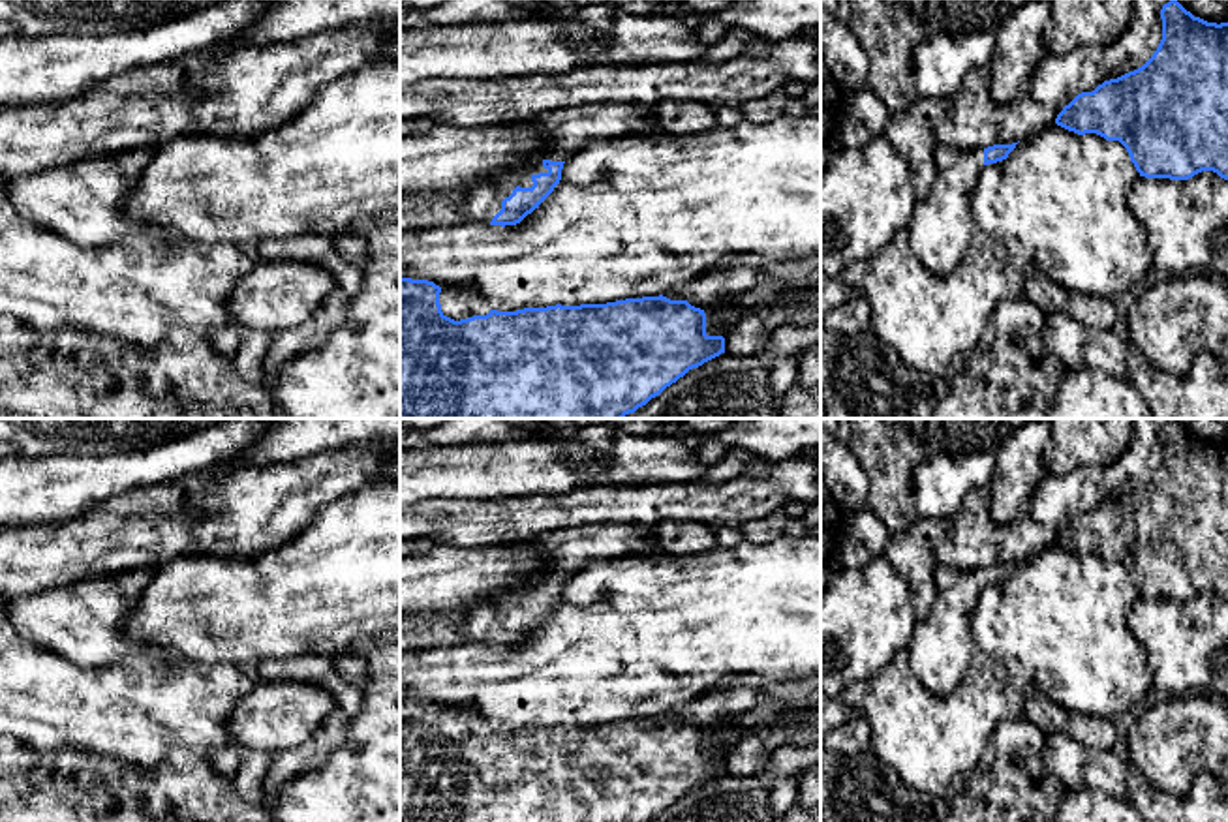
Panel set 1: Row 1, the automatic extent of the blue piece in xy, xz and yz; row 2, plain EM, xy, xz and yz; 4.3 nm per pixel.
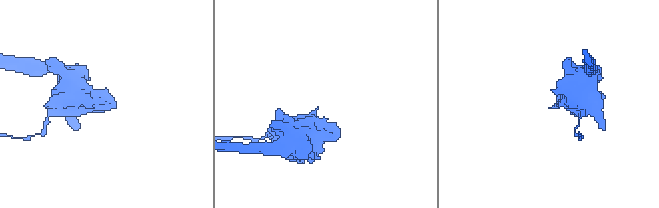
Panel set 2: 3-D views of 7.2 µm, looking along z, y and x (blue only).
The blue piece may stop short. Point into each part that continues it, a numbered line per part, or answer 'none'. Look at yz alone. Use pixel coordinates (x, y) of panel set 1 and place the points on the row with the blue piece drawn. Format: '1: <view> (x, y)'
1: yz (941, 228)

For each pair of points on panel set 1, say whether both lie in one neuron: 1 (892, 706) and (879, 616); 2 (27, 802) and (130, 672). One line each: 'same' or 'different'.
1: different
2: different

